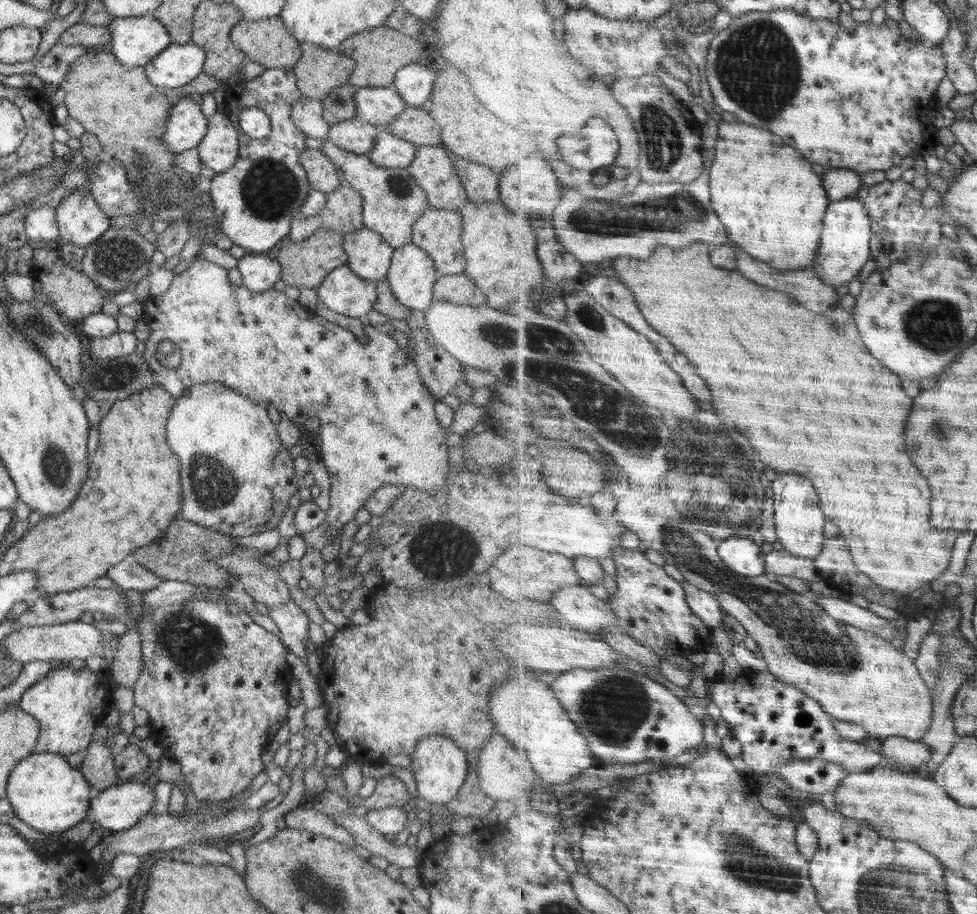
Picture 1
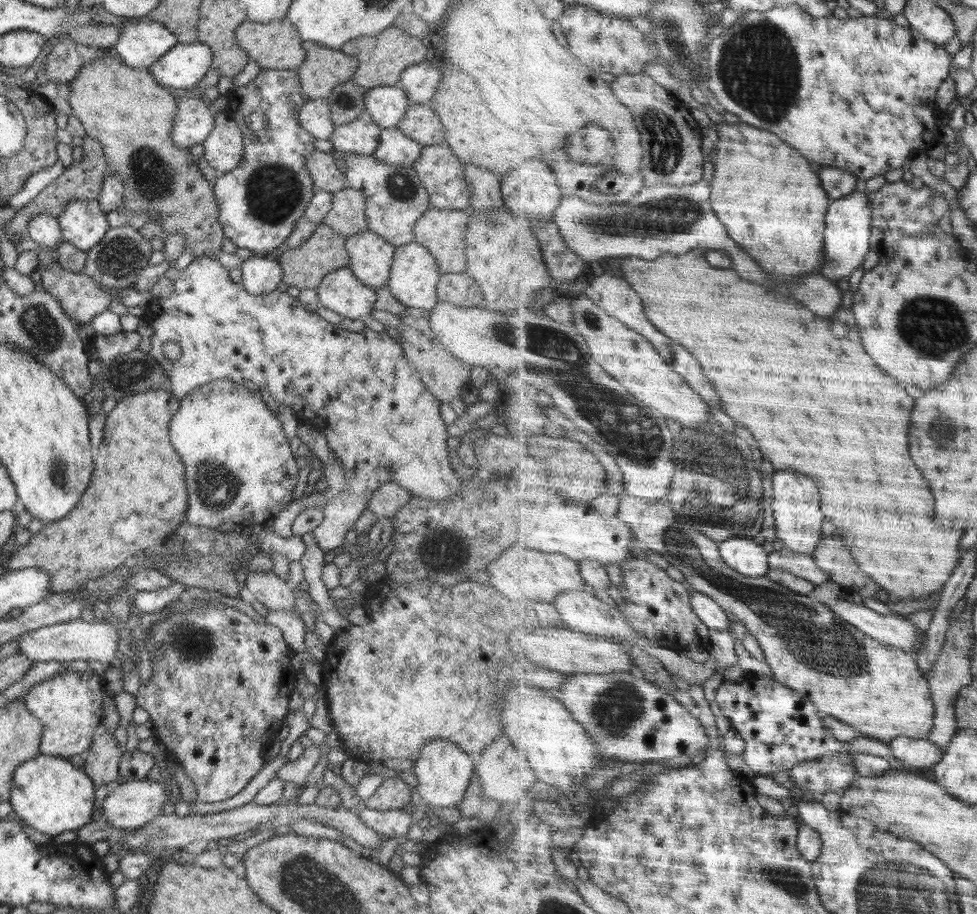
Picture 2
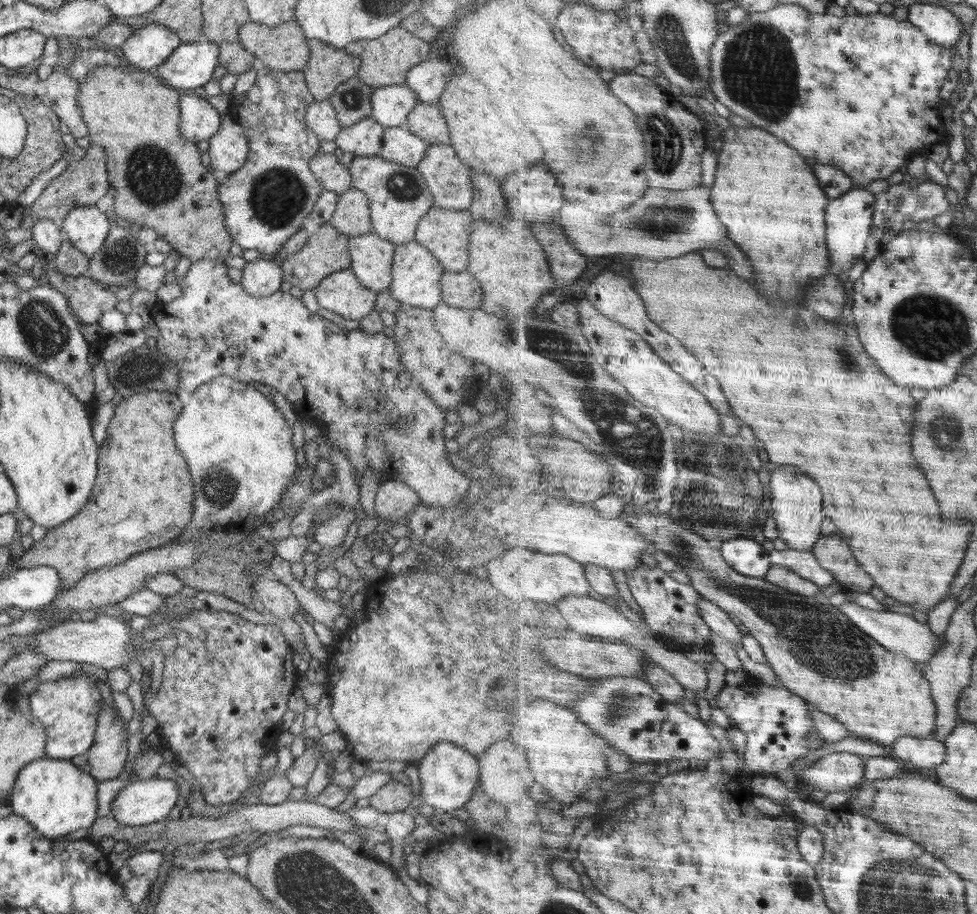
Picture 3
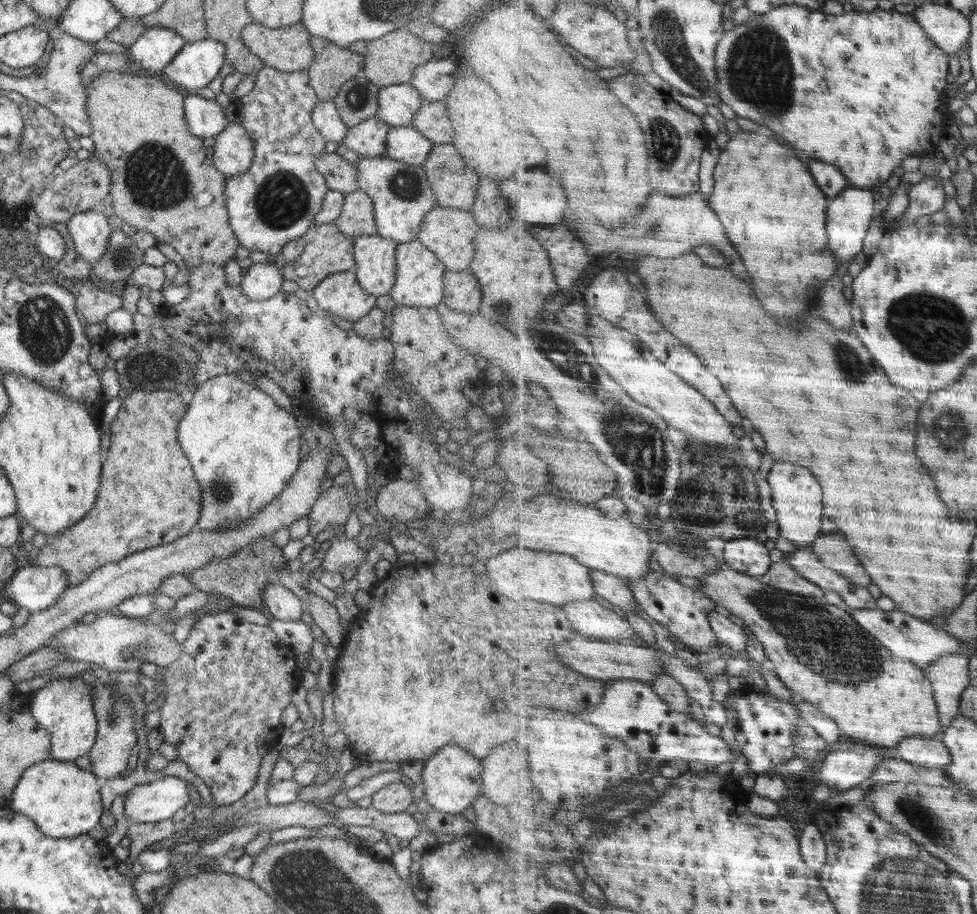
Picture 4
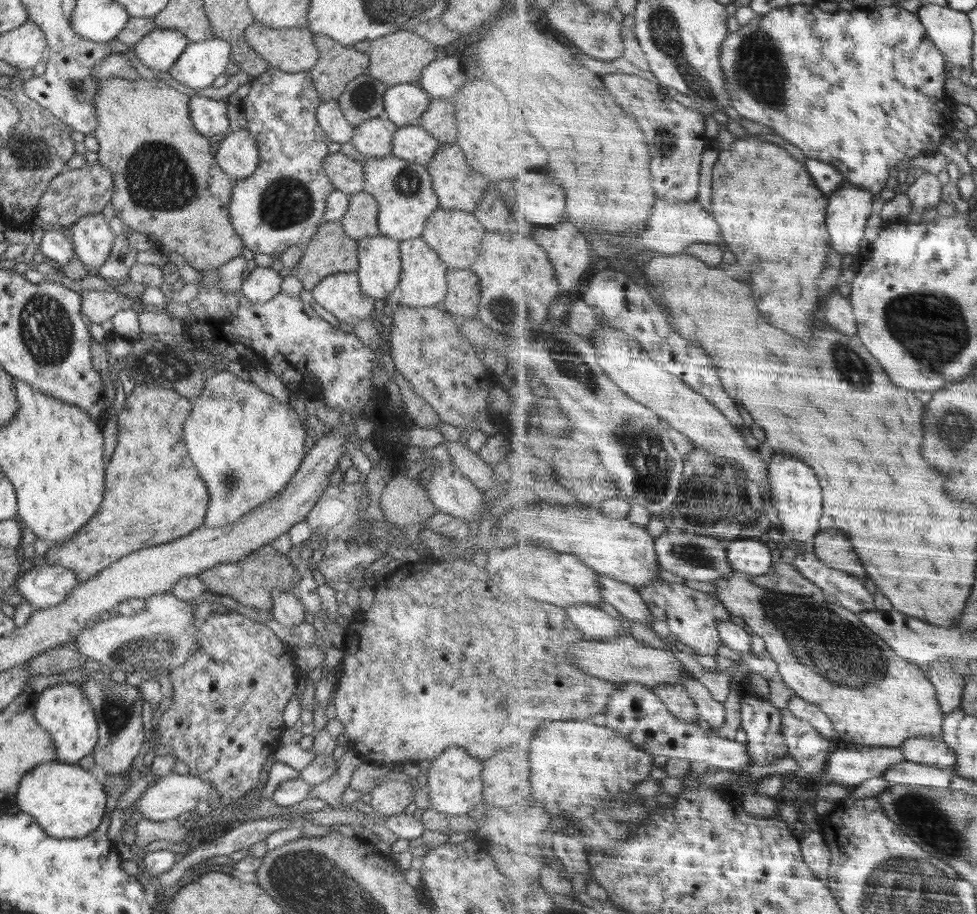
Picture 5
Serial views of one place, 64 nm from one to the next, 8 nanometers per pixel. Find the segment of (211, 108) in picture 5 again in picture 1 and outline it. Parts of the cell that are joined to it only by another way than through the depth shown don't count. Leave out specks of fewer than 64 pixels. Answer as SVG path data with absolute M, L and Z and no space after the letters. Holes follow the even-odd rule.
M188 96L178 98L165 126L164 143L176 154L196 148L208 130L208 117L202 113L201 102Z

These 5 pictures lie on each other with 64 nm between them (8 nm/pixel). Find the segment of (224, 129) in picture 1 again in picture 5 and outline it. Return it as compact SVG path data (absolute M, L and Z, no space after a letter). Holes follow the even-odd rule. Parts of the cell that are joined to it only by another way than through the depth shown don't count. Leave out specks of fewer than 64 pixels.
M246 129L226 134L219 146L215 160L226 174L237 180L244 180L256 172L261 160L259 146Z

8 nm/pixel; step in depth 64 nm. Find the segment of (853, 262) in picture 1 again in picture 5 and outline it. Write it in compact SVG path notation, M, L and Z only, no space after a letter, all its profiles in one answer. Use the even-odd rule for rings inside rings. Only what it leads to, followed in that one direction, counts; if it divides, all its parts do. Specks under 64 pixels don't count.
M846 183L829 196L830 232L842 254L859 252L875 202L872 191Z

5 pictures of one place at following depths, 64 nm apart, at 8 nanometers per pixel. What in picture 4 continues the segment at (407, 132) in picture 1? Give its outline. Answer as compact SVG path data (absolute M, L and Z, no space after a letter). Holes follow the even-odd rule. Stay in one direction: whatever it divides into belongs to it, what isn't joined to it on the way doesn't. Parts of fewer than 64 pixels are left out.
M423 101L423 104L412 118L412 127L434 144L452 143L454 127L448 117L448 107L442 101Z

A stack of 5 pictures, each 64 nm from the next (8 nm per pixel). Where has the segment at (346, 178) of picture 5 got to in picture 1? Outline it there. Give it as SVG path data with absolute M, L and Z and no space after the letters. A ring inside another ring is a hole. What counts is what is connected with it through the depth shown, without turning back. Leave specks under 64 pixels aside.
M307 149L300 154L300 159L311 188L328 193L342 185L337 166L321 150Z

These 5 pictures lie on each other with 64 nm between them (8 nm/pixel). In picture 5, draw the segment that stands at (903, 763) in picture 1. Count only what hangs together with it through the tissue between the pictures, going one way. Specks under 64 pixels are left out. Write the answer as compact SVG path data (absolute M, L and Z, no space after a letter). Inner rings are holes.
M940 736L910 738L902 748L907 760L947 769L958 765L958 754Z

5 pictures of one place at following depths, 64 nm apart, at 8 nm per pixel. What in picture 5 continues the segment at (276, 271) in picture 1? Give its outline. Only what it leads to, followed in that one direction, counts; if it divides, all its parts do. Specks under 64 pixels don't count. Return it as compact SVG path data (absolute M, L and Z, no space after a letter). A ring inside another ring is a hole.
M256 266L248 271L241 292L250 302L262 304L280 293L283 277L271 267Z

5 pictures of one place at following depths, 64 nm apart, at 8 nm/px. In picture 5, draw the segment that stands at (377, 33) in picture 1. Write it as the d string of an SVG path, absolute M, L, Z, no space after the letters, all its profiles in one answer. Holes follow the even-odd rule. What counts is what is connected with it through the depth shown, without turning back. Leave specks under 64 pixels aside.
M398 30L372 41L355 42L352 46L368 55L370 66L367 74L388 86L416 83L422 70L435 60L437 47L418 33L408 30Z

